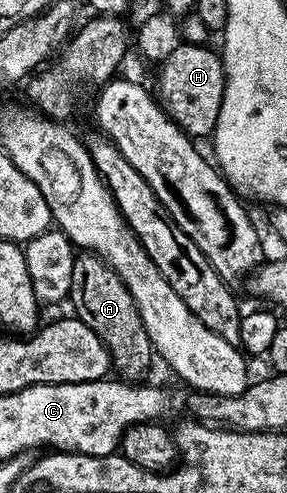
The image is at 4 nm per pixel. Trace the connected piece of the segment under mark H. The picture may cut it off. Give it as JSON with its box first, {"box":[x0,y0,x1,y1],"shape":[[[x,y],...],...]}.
{"box":[159,42,225,140],"shape":[[[180,42],[159,65],[159,103],[182,132],[196,140],[213,133],[225,86],[221,55],[208,49],[205,45]]]}

